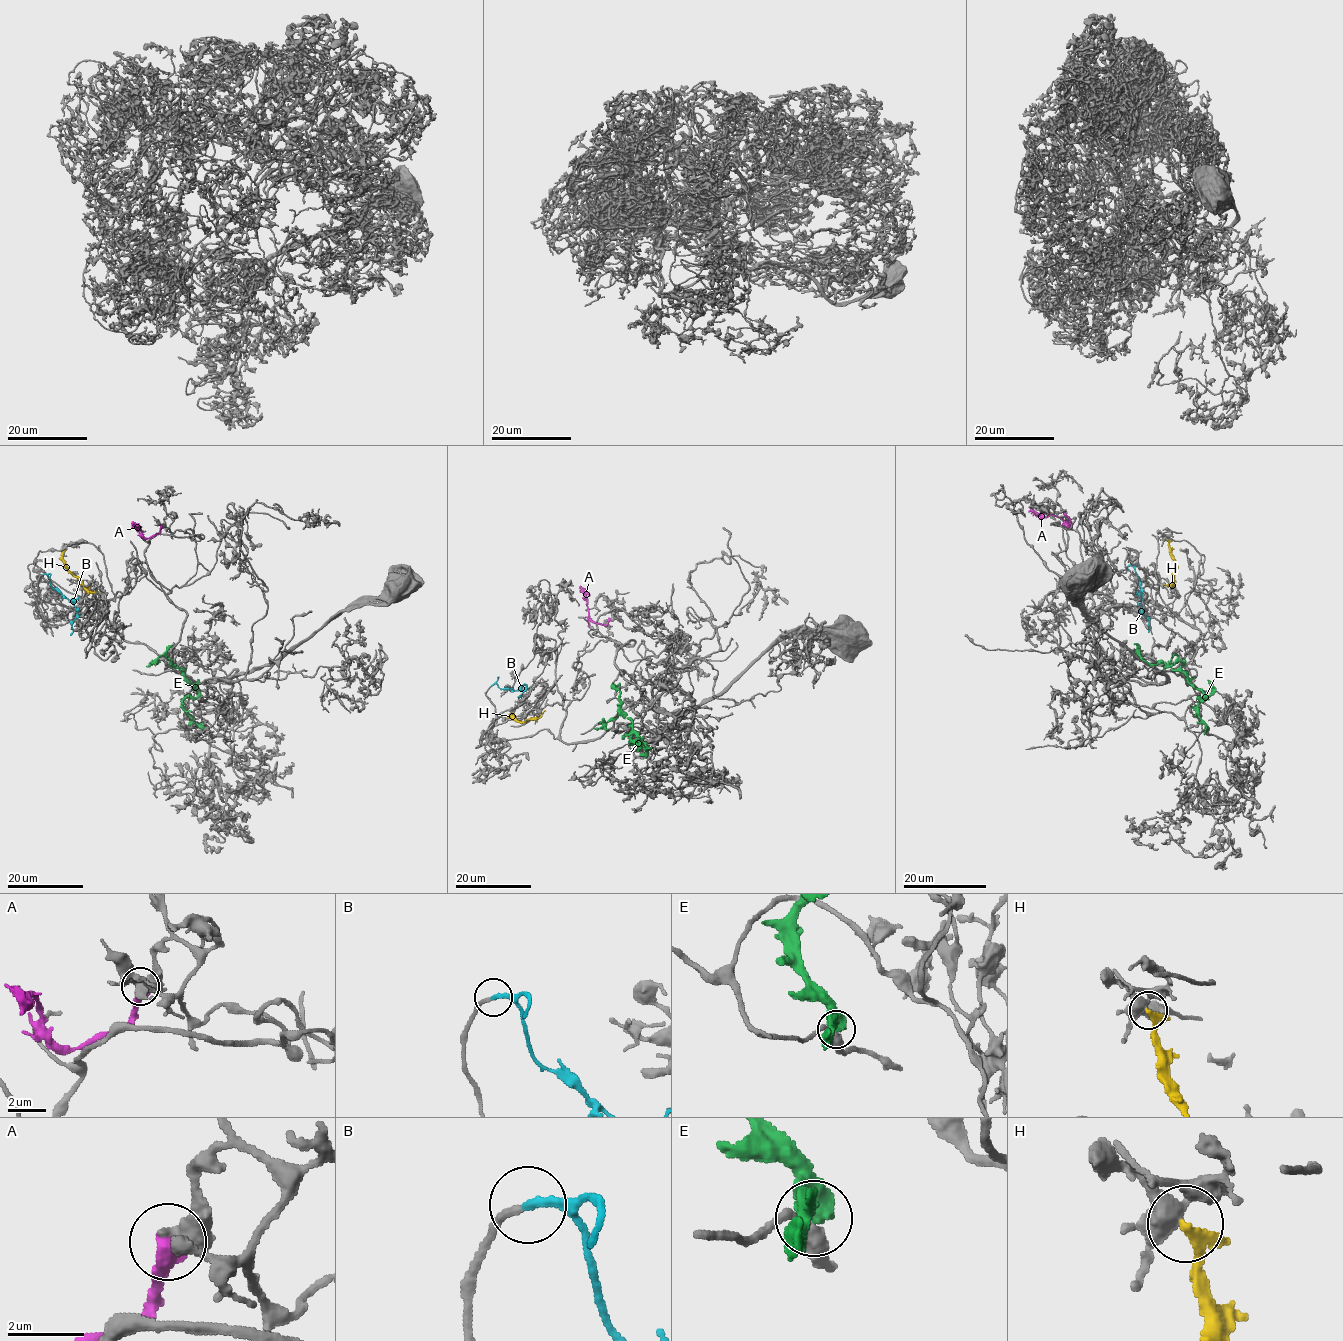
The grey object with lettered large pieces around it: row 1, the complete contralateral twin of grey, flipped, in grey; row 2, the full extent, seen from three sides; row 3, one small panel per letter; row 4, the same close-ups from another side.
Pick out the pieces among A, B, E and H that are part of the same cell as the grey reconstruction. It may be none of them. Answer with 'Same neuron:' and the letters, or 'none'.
Same neuron: B

